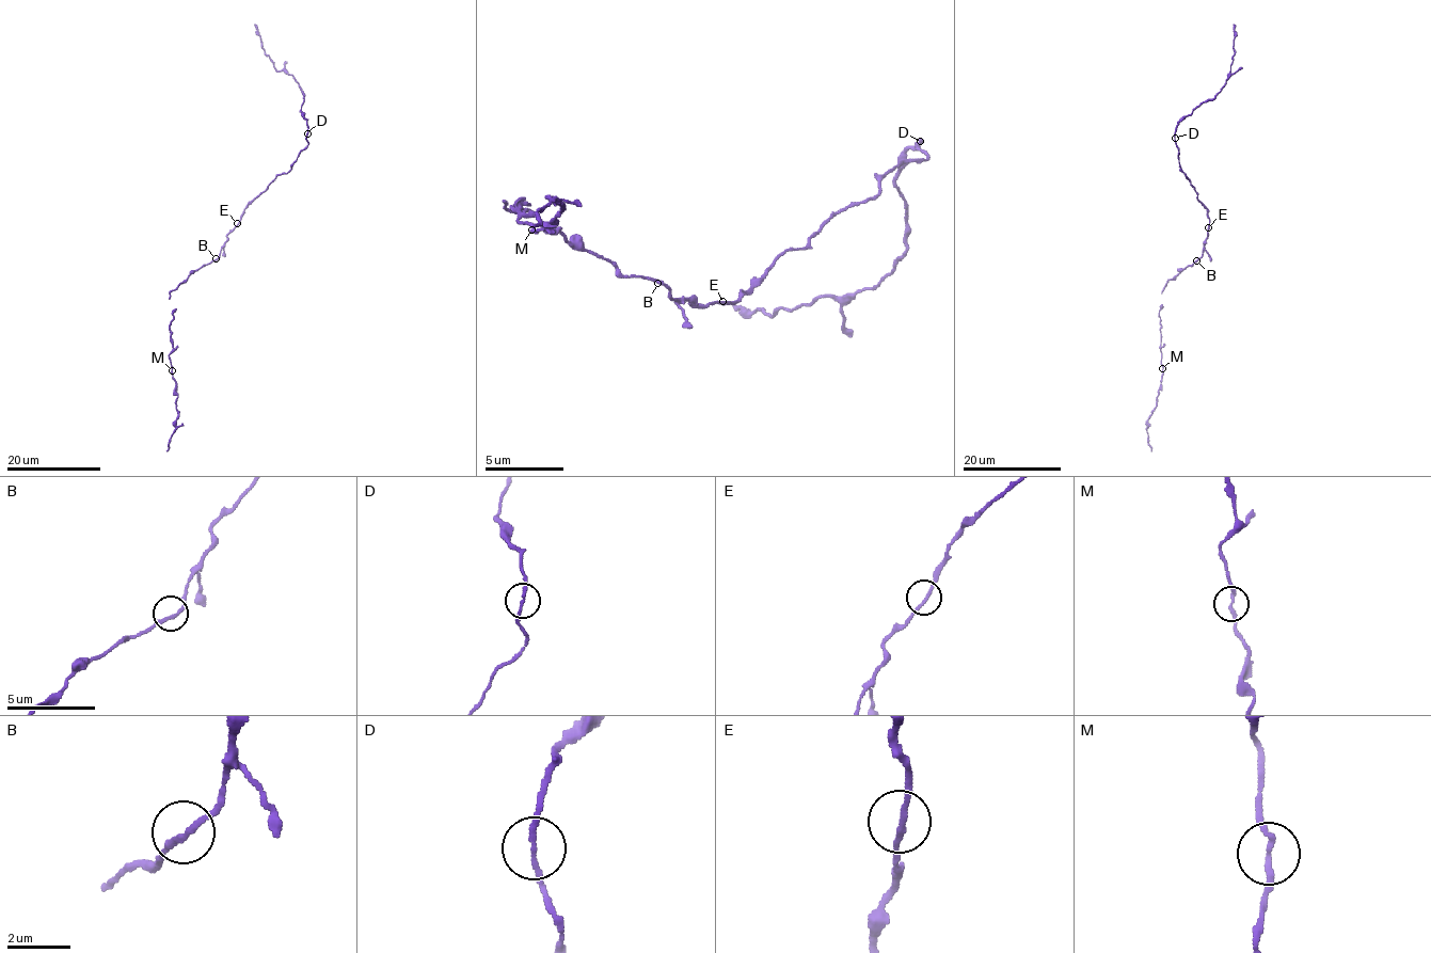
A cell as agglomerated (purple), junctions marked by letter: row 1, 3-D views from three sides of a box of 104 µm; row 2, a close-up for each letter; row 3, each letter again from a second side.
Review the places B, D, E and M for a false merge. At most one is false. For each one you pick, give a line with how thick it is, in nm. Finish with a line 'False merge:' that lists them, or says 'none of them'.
False merge: none of them

